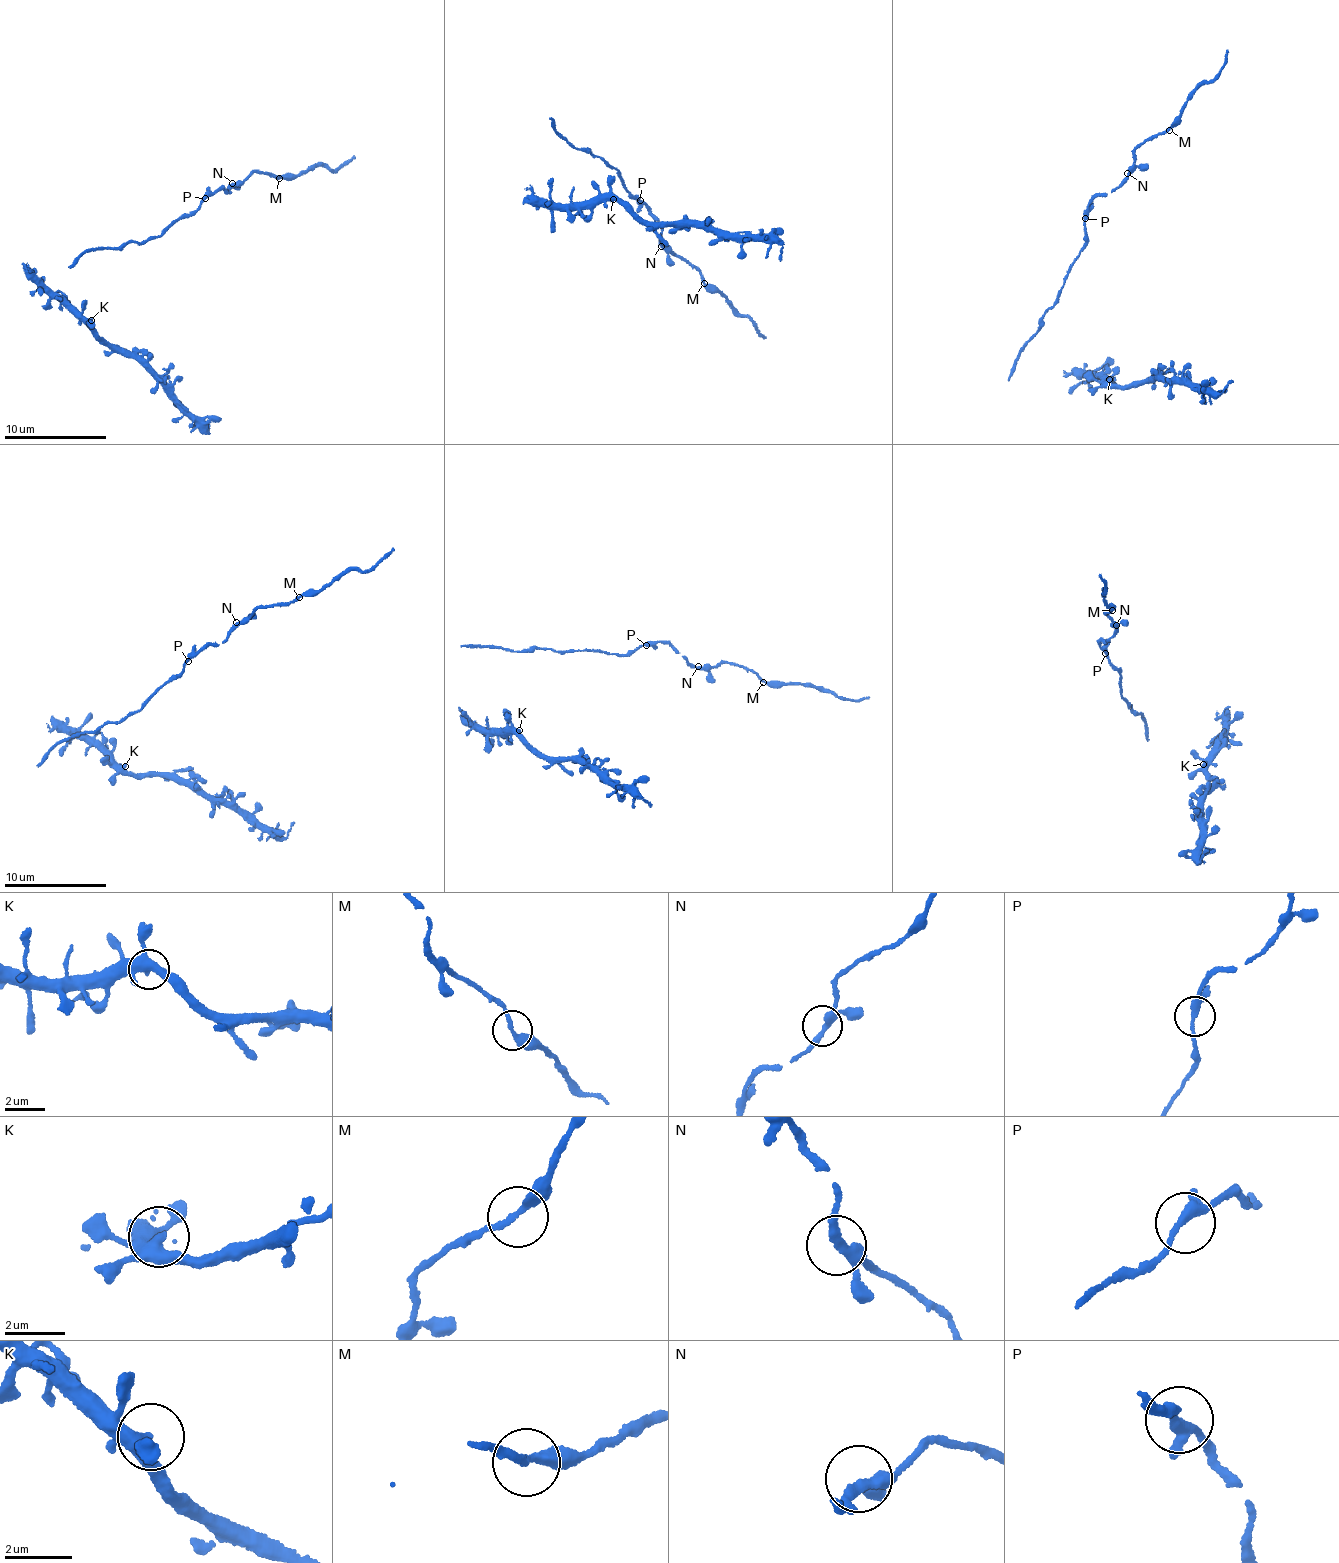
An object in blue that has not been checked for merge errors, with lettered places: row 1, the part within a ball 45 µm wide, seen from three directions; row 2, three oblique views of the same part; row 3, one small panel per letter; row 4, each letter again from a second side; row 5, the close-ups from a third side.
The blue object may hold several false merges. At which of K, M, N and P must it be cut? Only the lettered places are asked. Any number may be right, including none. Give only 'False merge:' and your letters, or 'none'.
False merge: none

